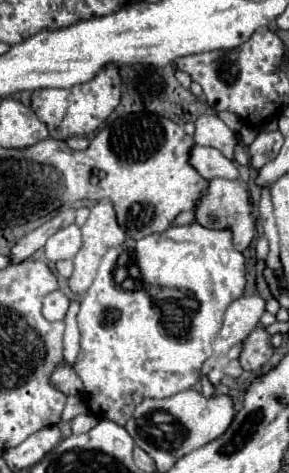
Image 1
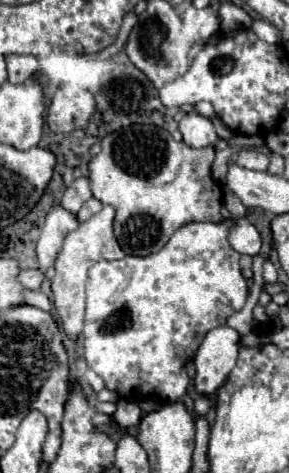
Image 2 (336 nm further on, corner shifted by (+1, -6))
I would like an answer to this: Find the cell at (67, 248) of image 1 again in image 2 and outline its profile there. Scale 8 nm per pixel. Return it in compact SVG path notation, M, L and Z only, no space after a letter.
M55 206L45 220L45 226L41 230L41 236L37 240L37 260L39 268L45 272L49 266L53 266L55 258L59 256L63 248L63 240L69 232L73 232L79 226L77 218L67 212L61 206Z

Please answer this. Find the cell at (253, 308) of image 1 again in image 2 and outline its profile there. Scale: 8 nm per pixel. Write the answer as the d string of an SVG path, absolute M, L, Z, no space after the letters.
M231 326L213 328L195 356L195 388L201 394L213 394L229 376L237 362L241 336Z

